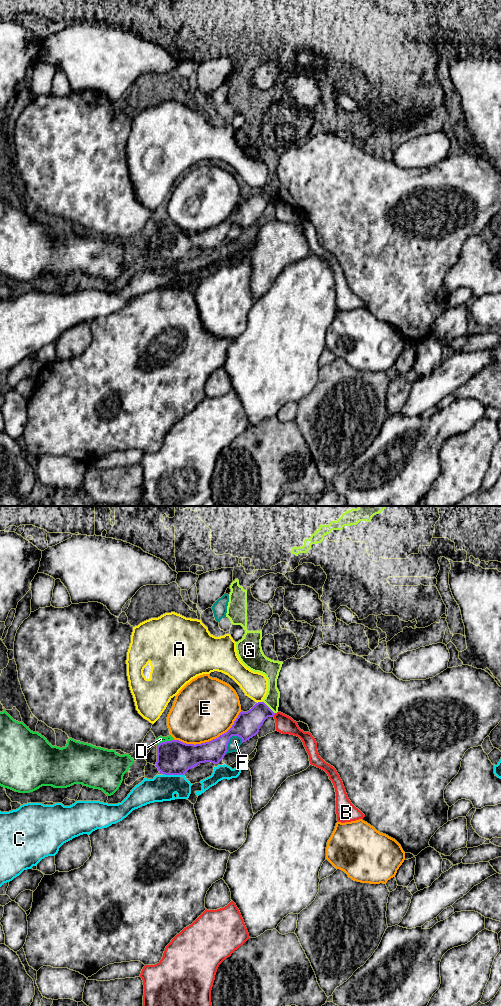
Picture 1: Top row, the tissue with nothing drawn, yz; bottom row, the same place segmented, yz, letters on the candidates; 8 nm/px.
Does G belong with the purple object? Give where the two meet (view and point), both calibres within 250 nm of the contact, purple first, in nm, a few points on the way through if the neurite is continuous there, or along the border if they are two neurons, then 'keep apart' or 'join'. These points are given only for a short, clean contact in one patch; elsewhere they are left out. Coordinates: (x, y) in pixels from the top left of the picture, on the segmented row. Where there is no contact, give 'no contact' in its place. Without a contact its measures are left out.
yz (268, 707) | 200/120 nm | along yz (262, 701), (274, 713) | keep apart

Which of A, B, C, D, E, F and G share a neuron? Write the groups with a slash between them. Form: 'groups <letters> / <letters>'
groups A / B / C / D / E / F / G

